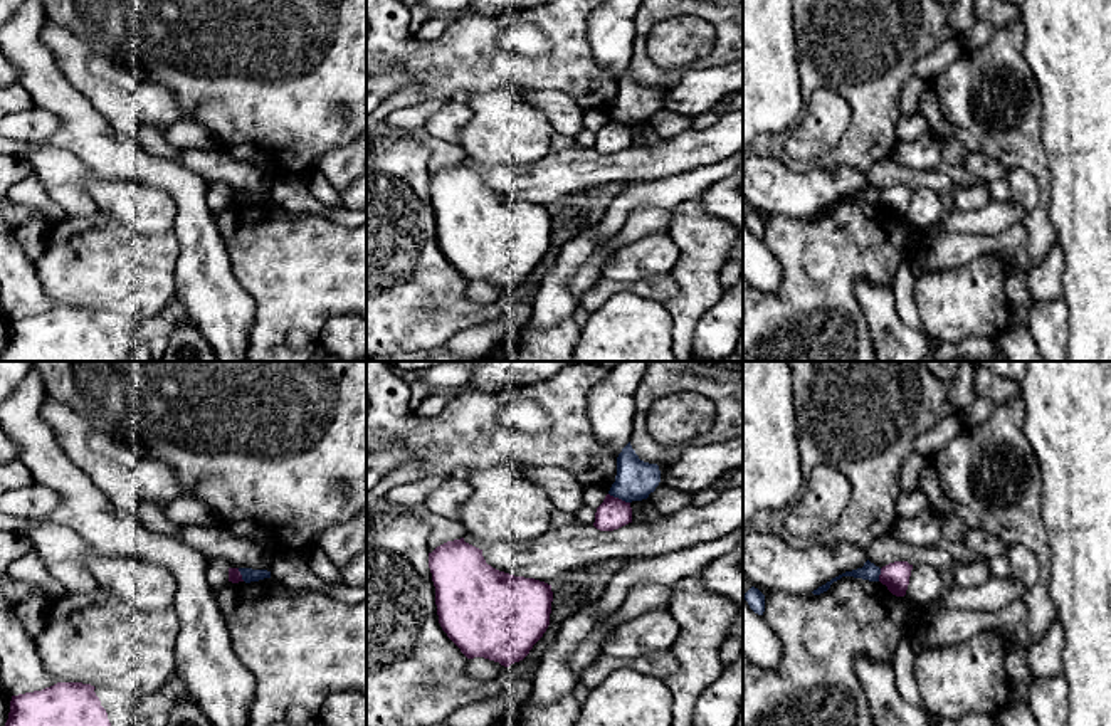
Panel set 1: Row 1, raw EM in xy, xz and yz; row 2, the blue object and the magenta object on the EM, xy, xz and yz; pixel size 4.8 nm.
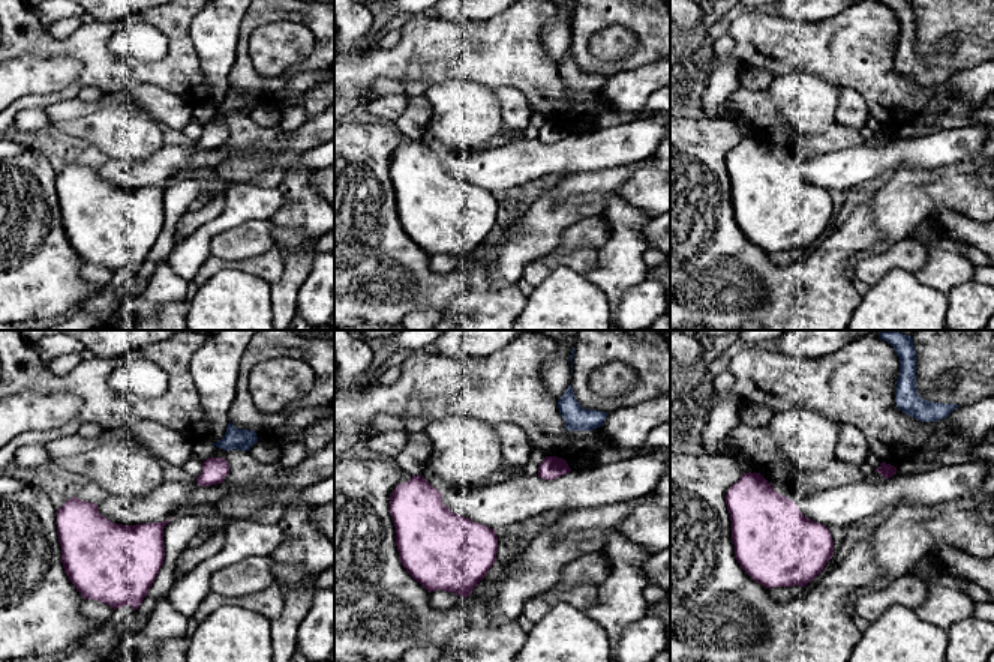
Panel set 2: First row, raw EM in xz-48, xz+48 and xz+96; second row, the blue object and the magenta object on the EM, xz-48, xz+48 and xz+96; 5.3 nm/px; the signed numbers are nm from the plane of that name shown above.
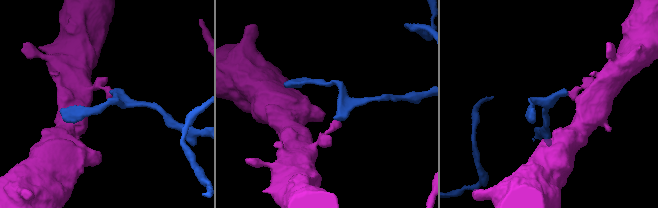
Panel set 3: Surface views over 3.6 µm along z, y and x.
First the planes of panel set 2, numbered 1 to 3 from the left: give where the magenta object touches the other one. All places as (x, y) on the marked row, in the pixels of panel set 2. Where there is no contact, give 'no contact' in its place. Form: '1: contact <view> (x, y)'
1: no contact
2: no contact
3: no contact

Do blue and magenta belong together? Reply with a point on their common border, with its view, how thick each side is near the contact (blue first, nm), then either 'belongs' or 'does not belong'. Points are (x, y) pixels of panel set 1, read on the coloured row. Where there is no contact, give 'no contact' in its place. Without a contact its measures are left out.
xz (619, 498) | 190/150 nm | does not belong

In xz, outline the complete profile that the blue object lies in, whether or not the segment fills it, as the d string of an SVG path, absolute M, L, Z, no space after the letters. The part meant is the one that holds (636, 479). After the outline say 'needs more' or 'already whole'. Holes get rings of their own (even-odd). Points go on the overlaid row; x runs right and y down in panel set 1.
M629 442L617 457L617 476L608 494L625 502L642 501L659 482L659 466L640 460Z; already whole

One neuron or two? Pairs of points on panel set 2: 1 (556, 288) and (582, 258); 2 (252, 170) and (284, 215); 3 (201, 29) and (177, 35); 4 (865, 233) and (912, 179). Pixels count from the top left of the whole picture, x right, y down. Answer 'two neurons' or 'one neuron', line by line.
1: two neurons
2: one neuron
3: two neurons
4: two neurons

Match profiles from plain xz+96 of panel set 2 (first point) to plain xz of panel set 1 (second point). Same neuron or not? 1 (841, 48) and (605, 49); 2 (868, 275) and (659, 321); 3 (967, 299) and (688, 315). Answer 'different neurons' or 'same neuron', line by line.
1: different neurons
2: different neurons
3: different neurons

